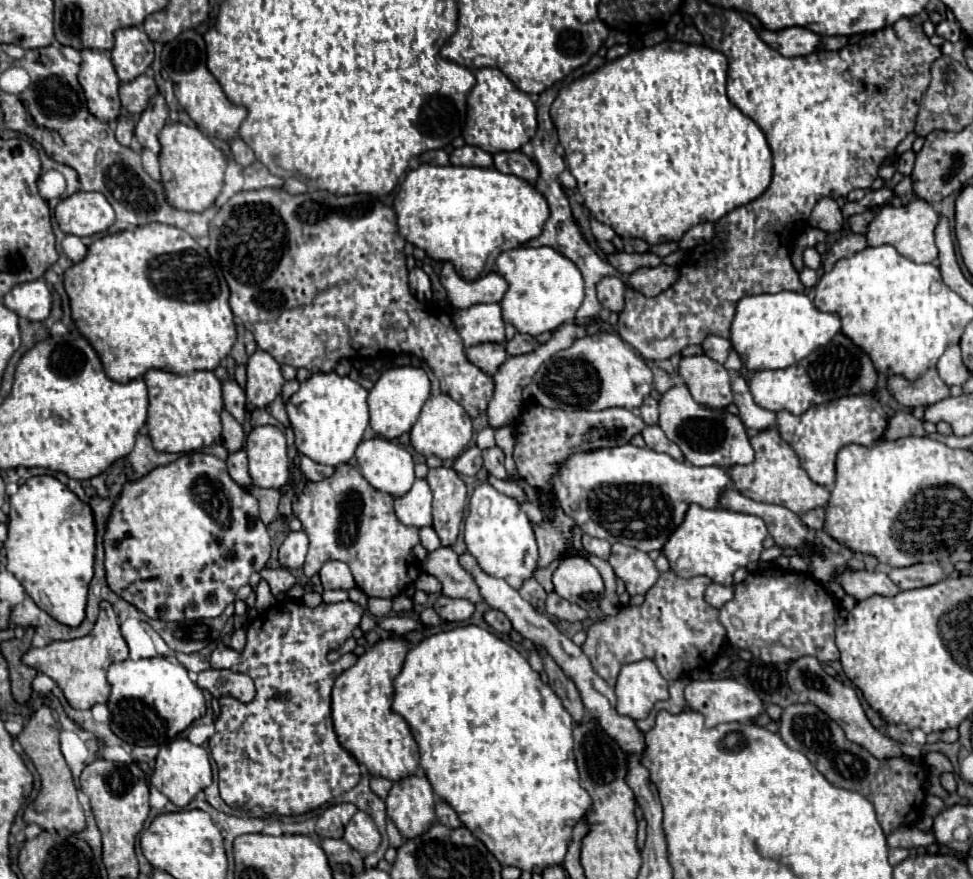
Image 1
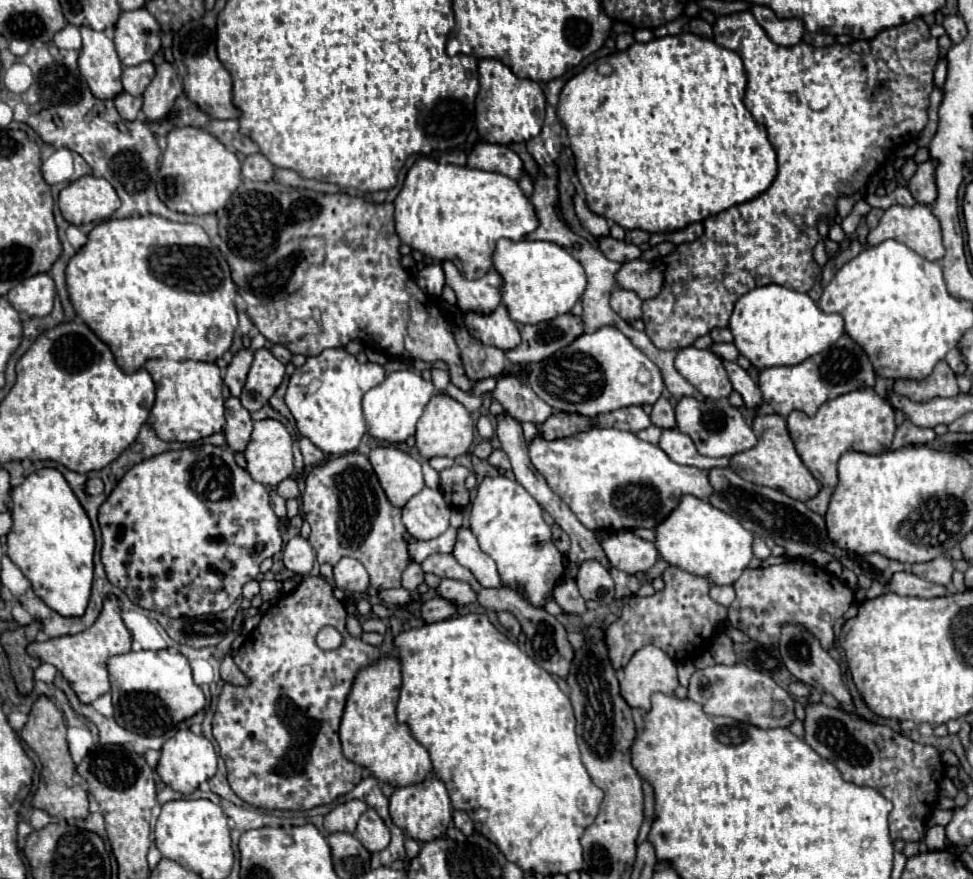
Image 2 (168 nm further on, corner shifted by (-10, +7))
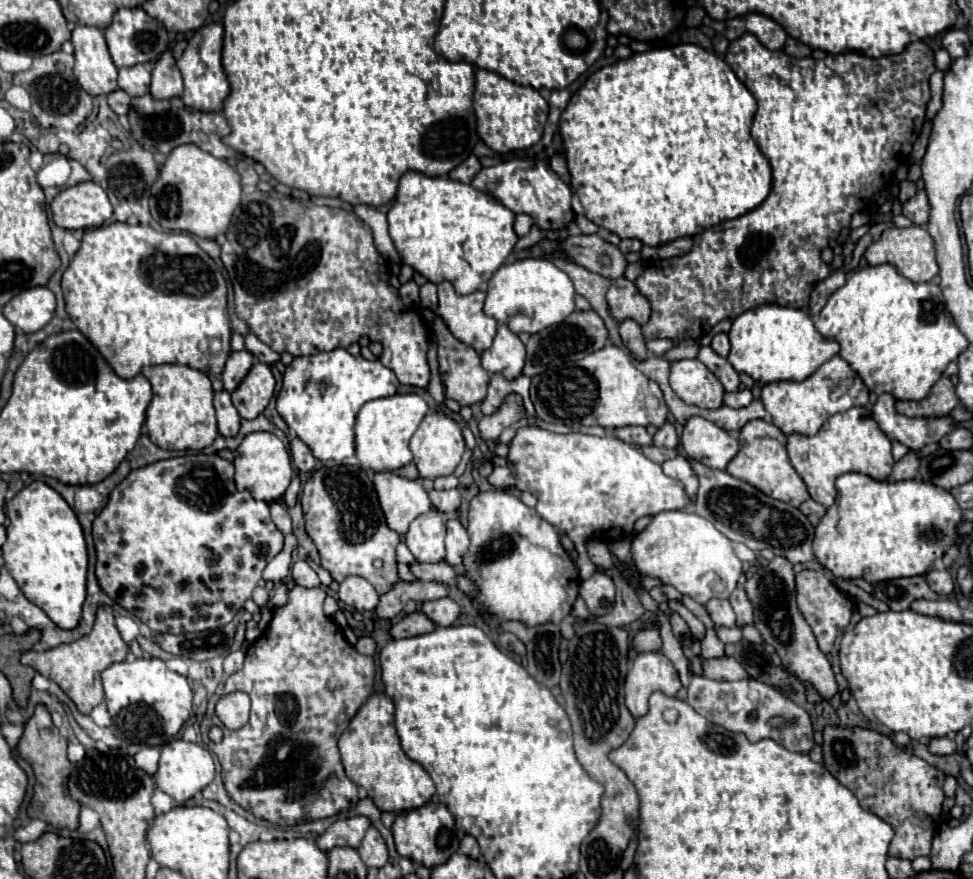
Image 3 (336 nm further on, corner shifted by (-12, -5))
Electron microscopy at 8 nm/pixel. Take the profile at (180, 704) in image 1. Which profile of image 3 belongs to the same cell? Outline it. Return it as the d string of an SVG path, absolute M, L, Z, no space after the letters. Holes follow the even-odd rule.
M137 658L133 662L117 662L103 670L101 674L103 690L105 690L105 704L111 714L111 728L113 734L125 742L141 744L141 746L159 746L177 736L177 732L185 726L185 722L191 718L193 712L193 690L185 676L173 672L167 668L167 664L159 658Z

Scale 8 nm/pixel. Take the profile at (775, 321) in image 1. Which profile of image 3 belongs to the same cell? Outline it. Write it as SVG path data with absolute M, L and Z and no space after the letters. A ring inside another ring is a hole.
M763 304L743 312L731 324L729 340L731 352L727 360L731 366L763 384L777 380L801 382L839 352L839 342L821 336L807 312L779 304Z

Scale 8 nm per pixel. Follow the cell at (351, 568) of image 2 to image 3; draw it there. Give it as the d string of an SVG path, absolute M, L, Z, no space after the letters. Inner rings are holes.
M347 576L339 584L339 600L353 610L373 610L379 602L379 596L375 588L361 576Z

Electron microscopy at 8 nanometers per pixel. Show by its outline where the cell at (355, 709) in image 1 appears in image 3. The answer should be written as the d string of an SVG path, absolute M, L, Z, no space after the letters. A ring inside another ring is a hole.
M385 692L371 694L359 708L339 738L339 752L345 774L367 790L381 812L403 812L427 804L435 794L435 784L421 764L407 758L395 730L395 704Z

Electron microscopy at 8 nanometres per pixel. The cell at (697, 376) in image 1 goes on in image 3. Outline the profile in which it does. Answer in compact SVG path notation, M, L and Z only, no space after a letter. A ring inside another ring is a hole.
M697 358L673 362L669 382L675 394L687 404L695 404L699 408L723 406L725 390L719 378Z

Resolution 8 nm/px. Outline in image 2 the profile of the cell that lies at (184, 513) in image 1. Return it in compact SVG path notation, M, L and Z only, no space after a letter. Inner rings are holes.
M197 444L197 446L189 446L183 450L169 450L163 454L157 454L153 458L147 458L139 464L135 464L121 480L119 484L113 488L113 492L107 496L107 500L99 506L99 526L101 526L101 562L105 566L105 574L109 578L109 582L117 588L121 588L127 598L141 606L143 610L153 610L159 612L167 618L193 618L193 616L203 616L203 614L217 614L227 610L239 596L241 596L241 588L245 582L257 578L259 574L259 566L265 558L273 558L275 554L281 552L283 548L283 538L281 538L281 530L279 530L279 518L275 516L273 508L271 508L271 500L269 500L269 488L251 480L251 476L235 462L233 452L229 448L221 448L221 446L213 446L213 444Z

